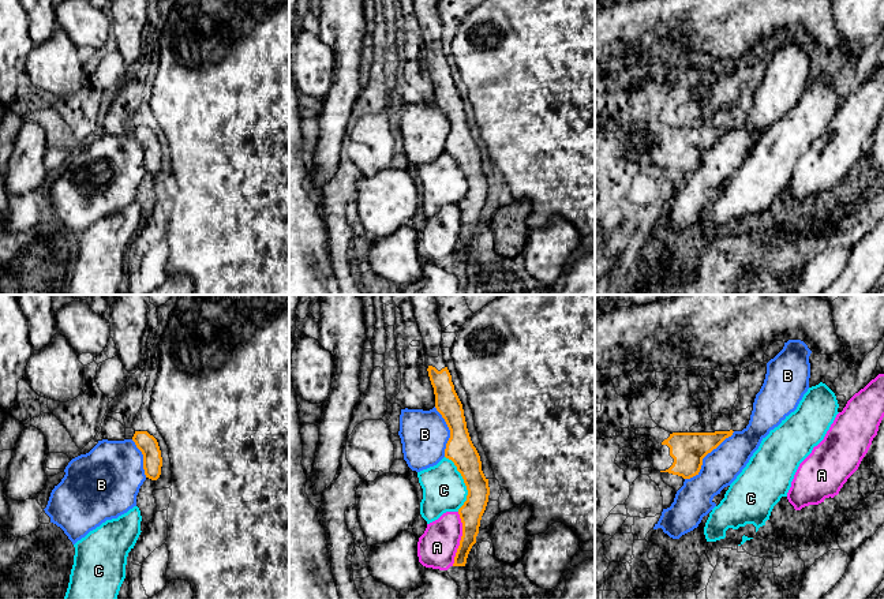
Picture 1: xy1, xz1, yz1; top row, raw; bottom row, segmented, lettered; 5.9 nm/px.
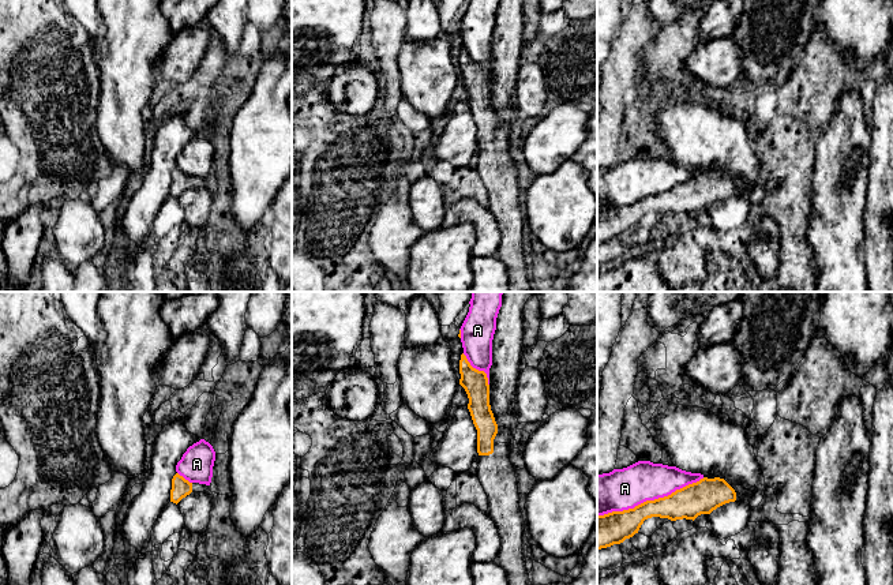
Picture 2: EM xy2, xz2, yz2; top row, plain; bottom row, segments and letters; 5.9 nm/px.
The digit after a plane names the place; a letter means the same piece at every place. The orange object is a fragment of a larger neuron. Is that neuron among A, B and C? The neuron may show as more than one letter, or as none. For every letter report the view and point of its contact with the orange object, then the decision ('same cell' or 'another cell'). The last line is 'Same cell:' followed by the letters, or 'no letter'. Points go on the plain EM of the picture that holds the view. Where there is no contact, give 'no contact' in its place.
A: yz2 (651, 195) | another cell
B: yz1 (705, 149) | another cell
C: xz1 (464, 176) | another cell
Same cell: no letter

